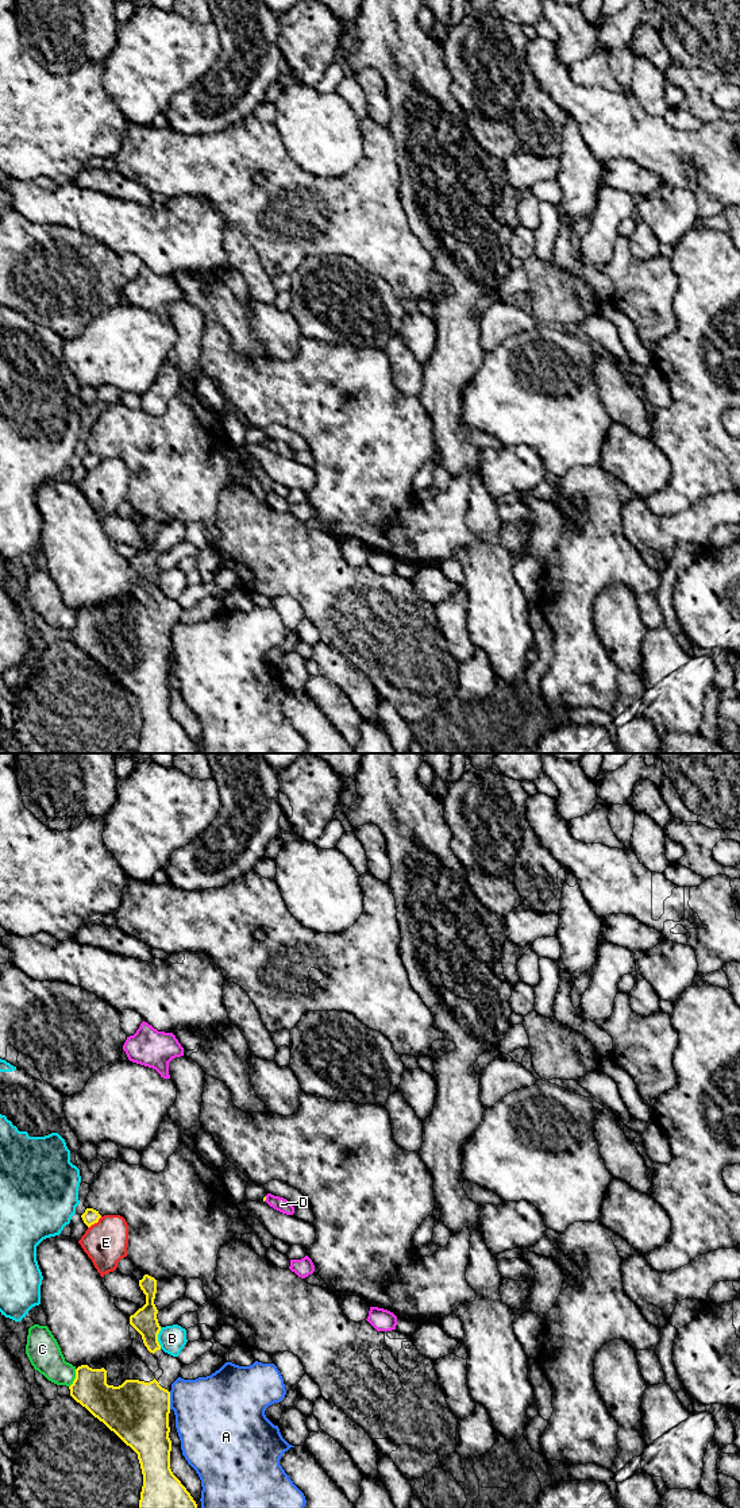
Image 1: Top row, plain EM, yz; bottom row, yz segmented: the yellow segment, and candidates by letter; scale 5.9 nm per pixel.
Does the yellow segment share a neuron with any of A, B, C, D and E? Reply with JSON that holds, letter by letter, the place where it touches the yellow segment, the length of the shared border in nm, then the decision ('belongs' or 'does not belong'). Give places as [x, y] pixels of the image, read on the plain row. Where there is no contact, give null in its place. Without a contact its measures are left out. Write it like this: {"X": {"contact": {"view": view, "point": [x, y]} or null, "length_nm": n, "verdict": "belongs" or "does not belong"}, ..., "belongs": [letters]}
{"A": {"contact": {"view": "yz", "point": [169, 644]}, "length_nm": 100, "verdict": "does not belong"}, "B": {"contact": {"view": "yz", "point": [157, 582]}, "length_nm": 130, "verdict": "does not belong"}, "C": {"contact": {"view": "yz", "point": [74, 623]}, "length_nm": 120, "verdict": "does not belong"}, "D": {"contact": {"view": "yz", "point": [265, 443]}, "length_nm": 40, "verdict": "does not belong"}, "E": {"contact": {"view": "yz", "point": [95, 466]}, "length_nm": 110, "verdict": "does not belong"}, "belongs": []}

